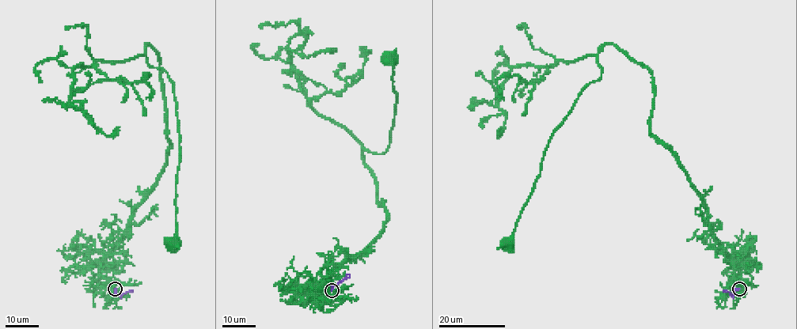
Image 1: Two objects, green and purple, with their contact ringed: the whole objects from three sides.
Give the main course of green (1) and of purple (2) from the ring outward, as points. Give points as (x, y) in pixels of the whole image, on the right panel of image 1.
1: (739, 289), (708, 209), (650, 129), (651, 73), (611, 43), (598, 53), (601, 77), (551, 136), (508, 243)
2: (739, 289), (735, 290), (734, 296), (723, 289)

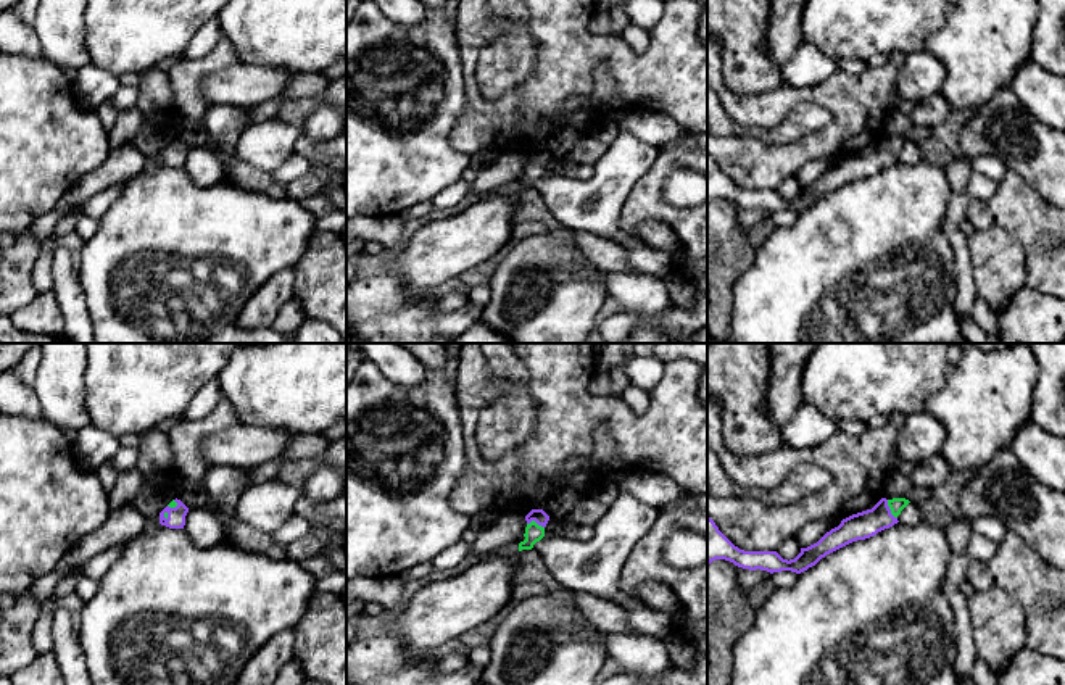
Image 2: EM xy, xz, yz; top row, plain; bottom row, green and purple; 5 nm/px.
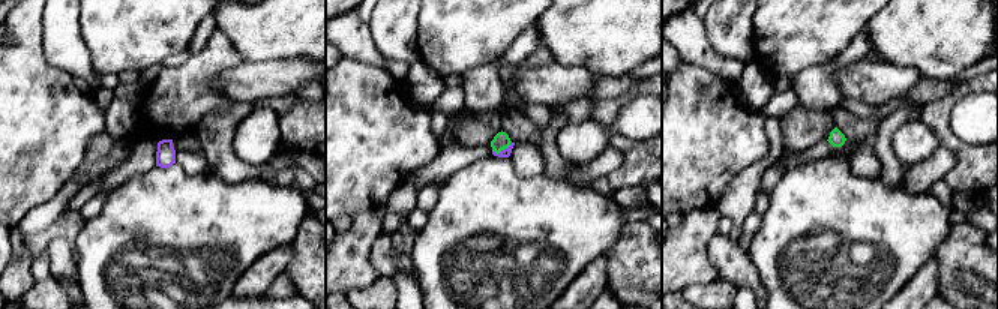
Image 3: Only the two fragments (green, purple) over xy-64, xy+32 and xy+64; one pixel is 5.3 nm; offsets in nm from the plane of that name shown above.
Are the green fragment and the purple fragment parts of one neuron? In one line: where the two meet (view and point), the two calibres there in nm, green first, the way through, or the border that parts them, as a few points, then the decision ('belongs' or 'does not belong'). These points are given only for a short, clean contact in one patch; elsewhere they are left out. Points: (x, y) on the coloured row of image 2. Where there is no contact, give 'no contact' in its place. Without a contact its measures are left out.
yz (891, 510) | 80/140 nm | across yz (896, 505), (891, 510), (866, 524) | belongs

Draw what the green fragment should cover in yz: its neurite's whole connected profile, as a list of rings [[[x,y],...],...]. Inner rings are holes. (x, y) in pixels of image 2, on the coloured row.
[[[881,498],[872,509],[852,514],[827,532],[817,543],[801,548],[794,559],[783,559],[777,551],[744,551],[735,546],[707,516],[707,564],[725,559],[749,571],[770,574],[791,571],[801,574],[815,566],[827,554],[852,543],[865,540],[897,524],[897,516],[910,501],[905,498]]]

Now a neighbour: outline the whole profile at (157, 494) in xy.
[[[164,474],[153,479],[142,487],[139,495],[131,501],[134,508],[139,509],[140,514],[147,517],[160,516],[160,513],[176,500],[176,485]]]

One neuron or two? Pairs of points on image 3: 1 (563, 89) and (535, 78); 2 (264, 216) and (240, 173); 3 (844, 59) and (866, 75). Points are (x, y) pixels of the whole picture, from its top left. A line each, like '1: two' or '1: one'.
1: one
2: two
3: two

